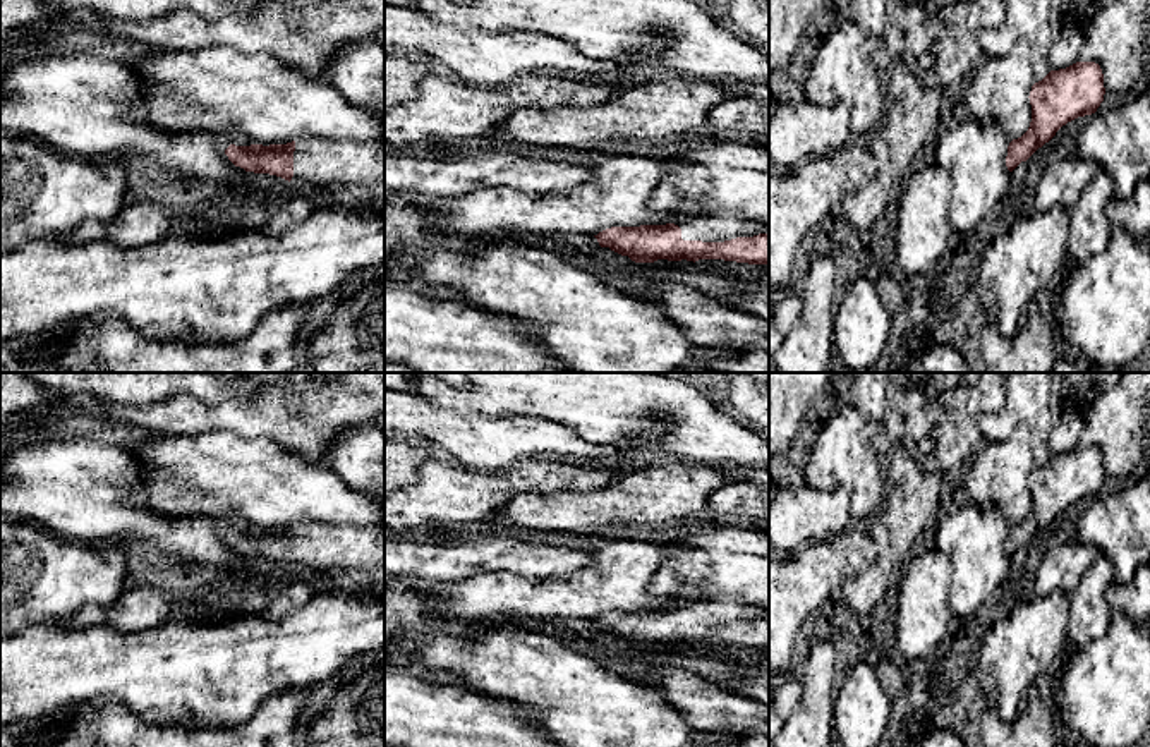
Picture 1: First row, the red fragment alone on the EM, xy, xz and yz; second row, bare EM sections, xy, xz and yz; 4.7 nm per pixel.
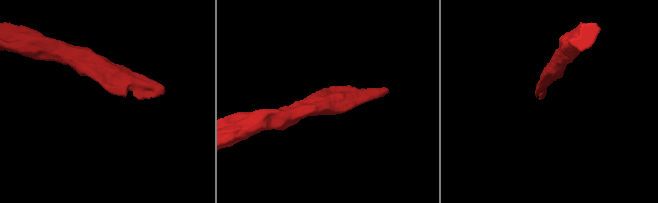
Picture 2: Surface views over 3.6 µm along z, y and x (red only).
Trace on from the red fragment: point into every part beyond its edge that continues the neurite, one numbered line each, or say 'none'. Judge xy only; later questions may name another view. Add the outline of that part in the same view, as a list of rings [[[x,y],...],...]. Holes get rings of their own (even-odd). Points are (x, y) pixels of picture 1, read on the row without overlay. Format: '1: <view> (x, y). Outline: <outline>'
1: xy (318, 546). Outline: [[[300,520],[295,524],[290,567],[306,574],[384,568],[384,525],[354,527]]]

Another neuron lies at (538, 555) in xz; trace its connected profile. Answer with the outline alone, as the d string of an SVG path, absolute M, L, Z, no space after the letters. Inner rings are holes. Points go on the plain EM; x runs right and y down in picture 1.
M515 529L450 546L384 541L384 577L436 589L496 572L554 579L587 565L590 553L592 550L568 546L556 536Z

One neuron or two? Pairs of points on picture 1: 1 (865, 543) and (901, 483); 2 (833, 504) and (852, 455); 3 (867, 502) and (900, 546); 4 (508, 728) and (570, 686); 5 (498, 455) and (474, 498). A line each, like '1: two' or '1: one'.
1: two
2: one
3: two
4: two
5: two

